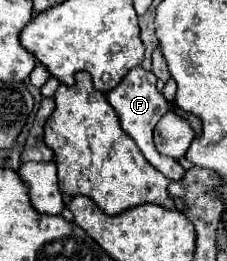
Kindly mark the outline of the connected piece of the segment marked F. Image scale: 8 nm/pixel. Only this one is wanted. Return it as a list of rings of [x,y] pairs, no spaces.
[[[134,67],[128,71],[128,75],[118,83],[118,87],[114,87],[110,93],[108,93],[108,101],[110,105],[114,107],[114,111],[118,113],[118,119],[120,119],[120,125],[122,129],[134,139],[134,143],[138,145],[138,149],[142,151],[142,155],[146,157],[146,161],[156,167],[158,171],[162,171],[170,181],[180,181],[184,177],[184,169],[182,165],[172,159],[172,157],[166,157],[166,155],[160,155],[154,147],[154,141],[152,141],[152,135],[154,135],[154,127],[158,125],[160,117],[164,113],[168,113],[172,109],[172,105],[164,99],[164,95],[158,91],[156,87],[156,77],[142,69],[142,67]]]

